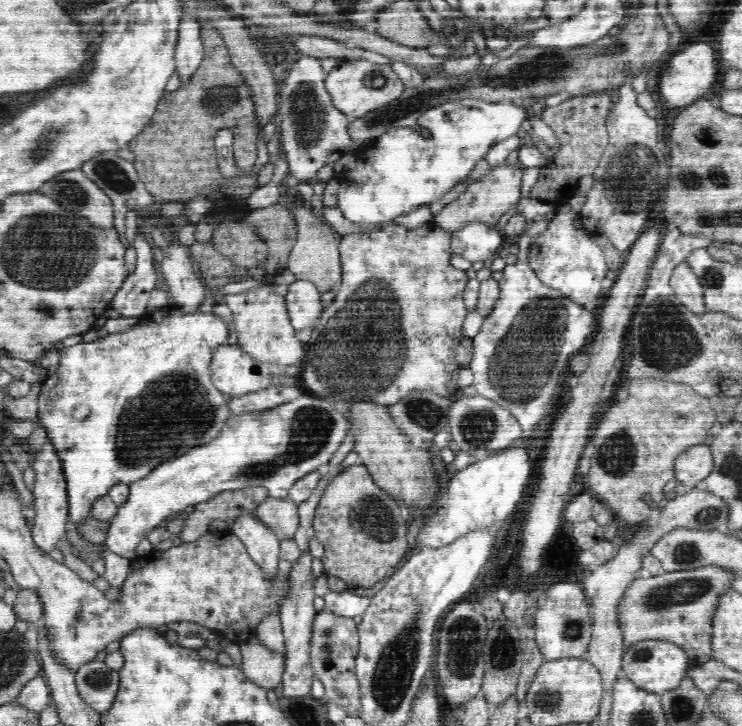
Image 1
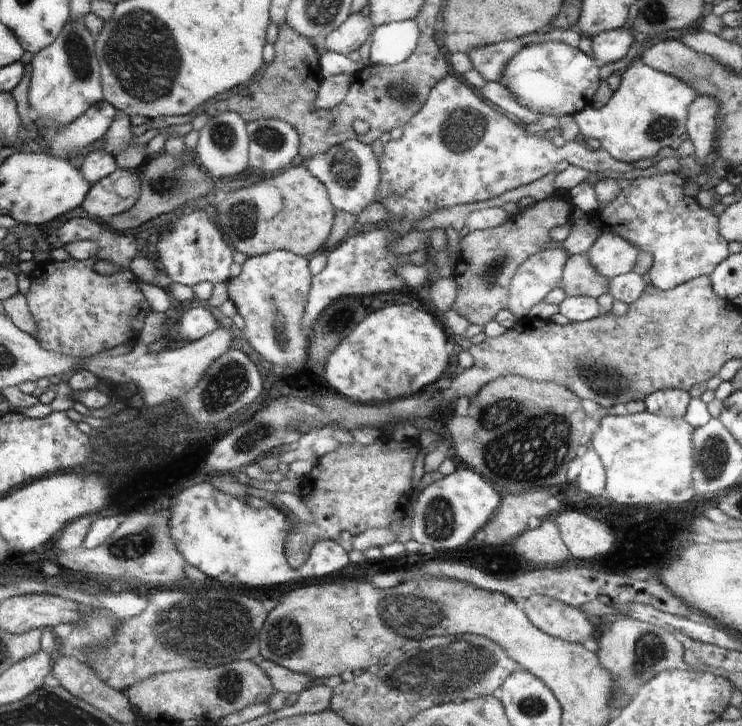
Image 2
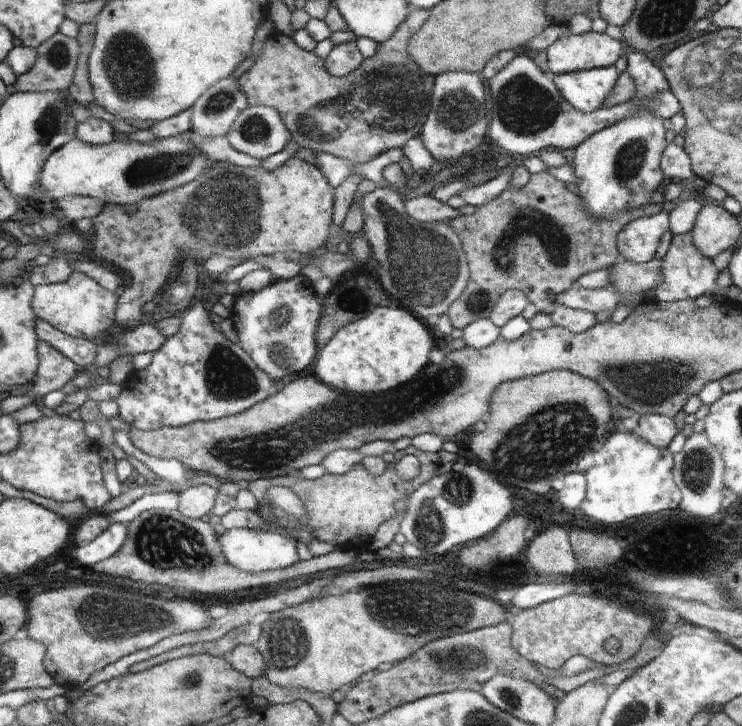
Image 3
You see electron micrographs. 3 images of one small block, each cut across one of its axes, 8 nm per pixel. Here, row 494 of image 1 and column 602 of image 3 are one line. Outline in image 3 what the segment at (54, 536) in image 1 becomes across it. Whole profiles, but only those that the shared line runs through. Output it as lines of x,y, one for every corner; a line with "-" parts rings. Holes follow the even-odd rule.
587,33
556,39
546,49
549,73
564,73
614,66
626,50
622,41
612,39
606,33

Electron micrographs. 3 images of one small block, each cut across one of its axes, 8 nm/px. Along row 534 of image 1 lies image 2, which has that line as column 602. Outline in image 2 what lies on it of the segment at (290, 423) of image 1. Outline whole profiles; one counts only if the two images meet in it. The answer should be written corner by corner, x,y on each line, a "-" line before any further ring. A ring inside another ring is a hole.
636,60
634,66
623,71
618,81
617,89
612,93
607,104
598,109
583,108
579,113
573,115
574,120
579,126
579,132
586,138
600,140
602,149
610,153
616,160
629,163
644,158
650,161
658,154
658,150
670,146
676,138
680,138
686,132
691,106
700,94
688,81
678,78
672,73
657,71
644,63
640,64
640,60

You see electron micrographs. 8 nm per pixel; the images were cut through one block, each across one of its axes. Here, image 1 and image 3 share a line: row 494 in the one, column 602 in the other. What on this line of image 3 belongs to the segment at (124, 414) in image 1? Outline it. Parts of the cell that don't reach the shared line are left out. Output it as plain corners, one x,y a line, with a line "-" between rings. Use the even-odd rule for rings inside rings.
615,66
588,69
554,76
563,97
580,113
602,108
616,84
620,72

